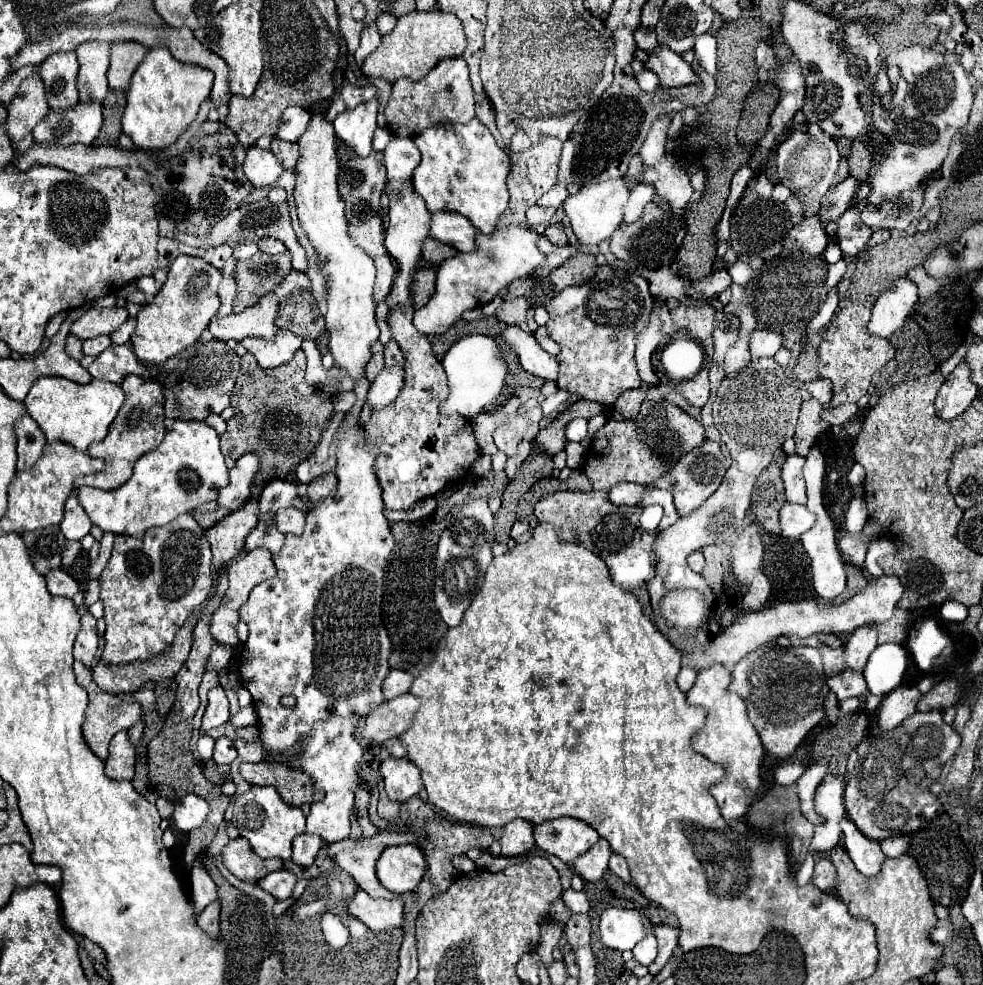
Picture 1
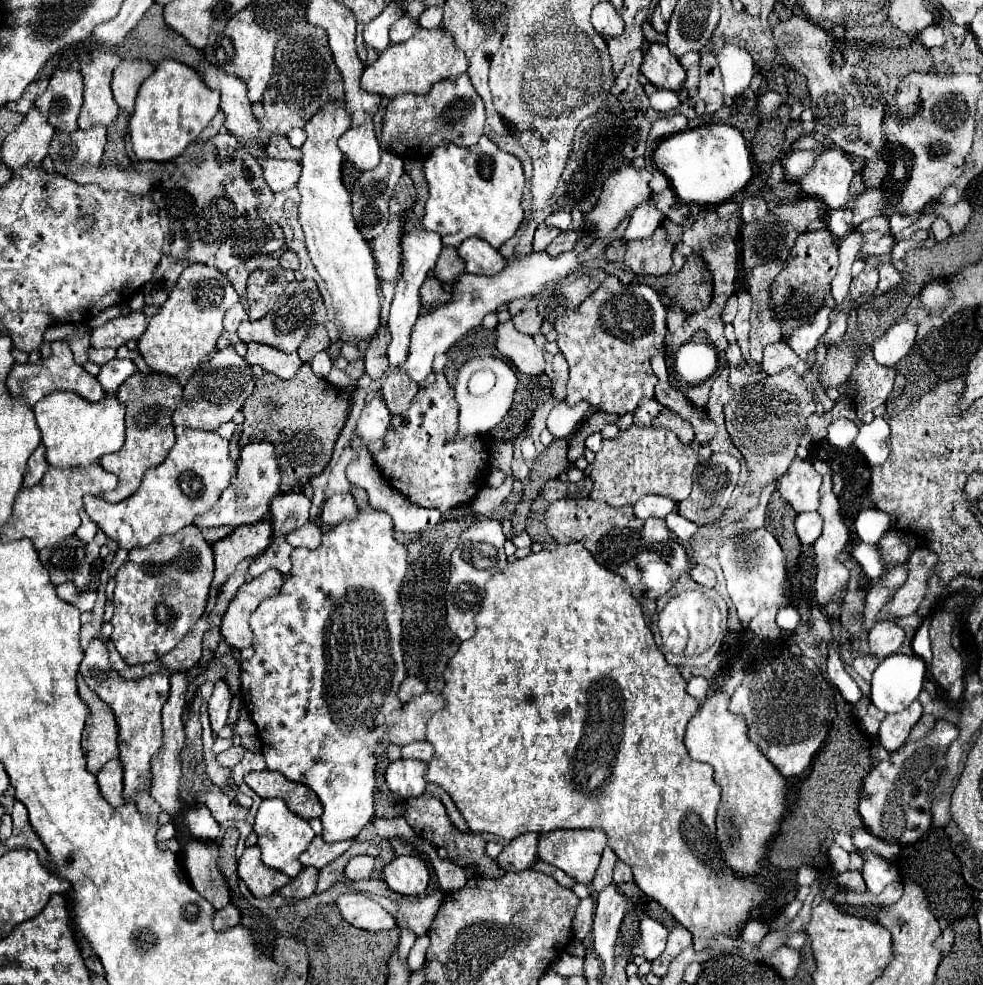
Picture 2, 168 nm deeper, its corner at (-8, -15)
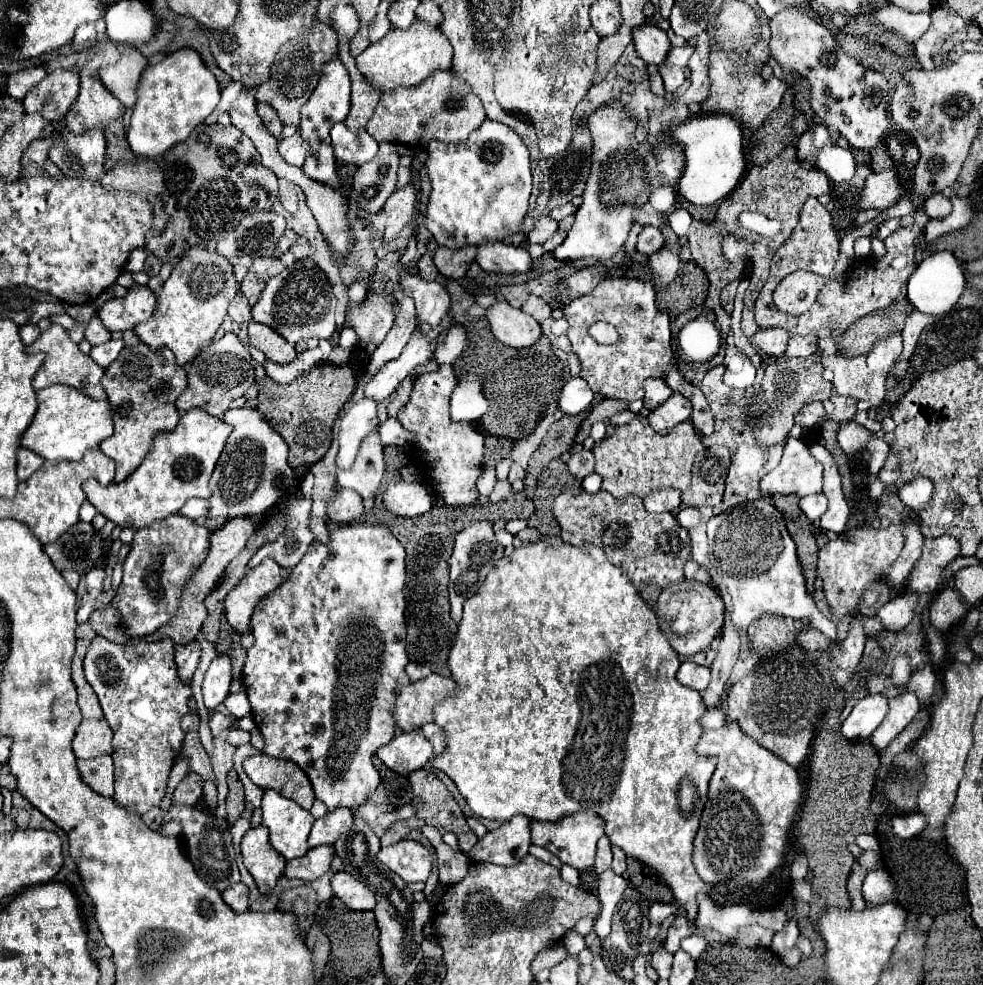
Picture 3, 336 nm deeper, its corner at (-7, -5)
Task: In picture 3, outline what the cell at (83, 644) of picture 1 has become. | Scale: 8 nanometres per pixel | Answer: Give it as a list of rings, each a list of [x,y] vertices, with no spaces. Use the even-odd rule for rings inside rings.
[[[95,637],[85,655],[85,677],[97,693],[105,719],[113,731],[113,799],[137,815],[161,805],[169,771],[181,757],[185,739],[179,723],[189,711],[191,685],[183,683],[177,675],[173,647],[175,643],[169,639],[157,643],[139,641],[135,647],[129,647],[117,645],[105,637]]]

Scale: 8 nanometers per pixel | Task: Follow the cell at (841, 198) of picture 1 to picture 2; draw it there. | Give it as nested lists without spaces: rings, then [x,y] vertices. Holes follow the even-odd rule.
[[[866,189],[862,195],[858,195],[854,207],[852,207],[852,225],[858,227],[862,221],[876,217],[882,213],[884,207],[884,193],[880,189]]]

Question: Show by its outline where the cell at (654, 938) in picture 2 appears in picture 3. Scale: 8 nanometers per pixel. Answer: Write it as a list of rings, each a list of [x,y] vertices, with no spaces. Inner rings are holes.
[[[675,901],[673,903],[653,903],[651,913],[649,913],[651,923],[663,923],[669,915],[673,915],[677,911],[677,907],[679,905]]]

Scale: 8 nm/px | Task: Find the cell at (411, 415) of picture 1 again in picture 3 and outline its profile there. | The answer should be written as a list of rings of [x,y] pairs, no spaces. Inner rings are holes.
[[[443,365],[437,371],[419,375],[413,385],[409,403],[399,411],[401,425],[417,435],[419,457],[415,465],[423,477],[423,483],[435,489],[447,505],[471,505],[479,499],[477,477],[483,471],[483,443],[485,437],[471,423],[455,423],[449,417],[449,397],[457,385],[451,365]]]

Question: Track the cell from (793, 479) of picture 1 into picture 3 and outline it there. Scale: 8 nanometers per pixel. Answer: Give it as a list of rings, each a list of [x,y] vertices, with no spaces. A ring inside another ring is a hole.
[[[789,437],[783,447],[781,463],[761,479],[765,495],[813,495],[821,493],[821,463],[811,457],[807,445]]]

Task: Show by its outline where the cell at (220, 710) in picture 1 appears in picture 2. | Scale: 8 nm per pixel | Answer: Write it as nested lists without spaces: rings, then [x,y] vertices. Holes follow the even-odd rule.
[[[218,681],[214,685],[214,693],[208,701],[208,713],[210,713],[210,725],[214,735],[218,735],[228,723],[228,711],[230,711],[230,703],[232,703],[232,693],[228,691],[224,681]]]

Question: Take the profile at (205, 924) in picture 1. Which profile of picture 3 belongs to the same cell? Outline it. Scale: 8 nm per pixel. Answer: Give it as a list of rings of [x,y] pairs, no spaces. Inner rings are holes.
[[[235,883],[229,889],[225,889],[223,899],[235,913],[243,913],[249,909],[249,889],[245,883]]]

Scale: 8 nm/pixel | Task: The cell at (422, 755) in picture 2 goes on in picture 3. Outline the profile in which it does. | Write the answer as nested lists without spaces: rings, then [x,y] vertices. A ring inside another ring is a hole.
[[[425,723],[421,731],[433,743],[433,753],[441,755],[443,749],[445,749],[445,733],[443,733],[443,729],[439,725],[435,725],[435,723]]]

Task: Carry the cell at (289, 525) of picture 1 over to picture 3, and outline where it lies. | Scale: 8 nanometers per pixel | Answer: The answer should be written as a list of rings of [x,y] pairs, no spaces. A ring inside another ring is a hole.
[[[311,519],[309,527],[313,529],[313,535],[315,535],[317,541],[321,541],[321,543],[329,543],[329,531],[327,531],[327,525],[325,525],[323,519]]]

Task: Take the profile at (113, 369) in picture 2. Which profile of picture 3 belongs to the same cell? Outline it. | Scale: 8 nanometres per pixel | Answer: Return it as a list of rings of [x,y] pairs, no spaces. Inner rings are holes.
[[[109,339],[107,343],[95,345],[89,355],[91,355],[91,359],[93,359],[97,365],[101,365],[101,367],[105,369],[105,367],[111,365],[111,361],[115,361],[115,357],[119,355],[121,349],[123,349],[123,341],[121,341],[121,339],[119,339],[119,341]]]

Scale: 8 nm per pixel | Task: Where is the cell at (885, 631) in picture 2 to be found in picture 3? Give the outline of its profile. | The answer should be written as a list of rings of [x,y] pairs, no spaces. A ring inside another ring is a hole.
[[[905,589],[905,593],[897,595],[897,597],[891,599],[889,603],[885,603],[885,605],[877,611],[877,617],[883,621],[885,629],[889,629],[889,631],[901,631],[901,629],[907,627],[909,621],[913,619],[917,599],[919,599],[917,593]]]

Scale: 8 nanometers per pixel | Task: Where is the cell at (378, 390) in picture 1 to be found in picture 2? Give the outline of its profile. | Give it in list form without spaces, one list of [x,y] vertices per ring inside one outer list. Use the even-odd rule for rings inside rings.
[[[380,393],[370,403],[366,403],[366,407],[362,409],[356,433],[362,437],[364,445],[368,445],[368,443],[384,437],[390,419],[392,419],[392,413]]]

